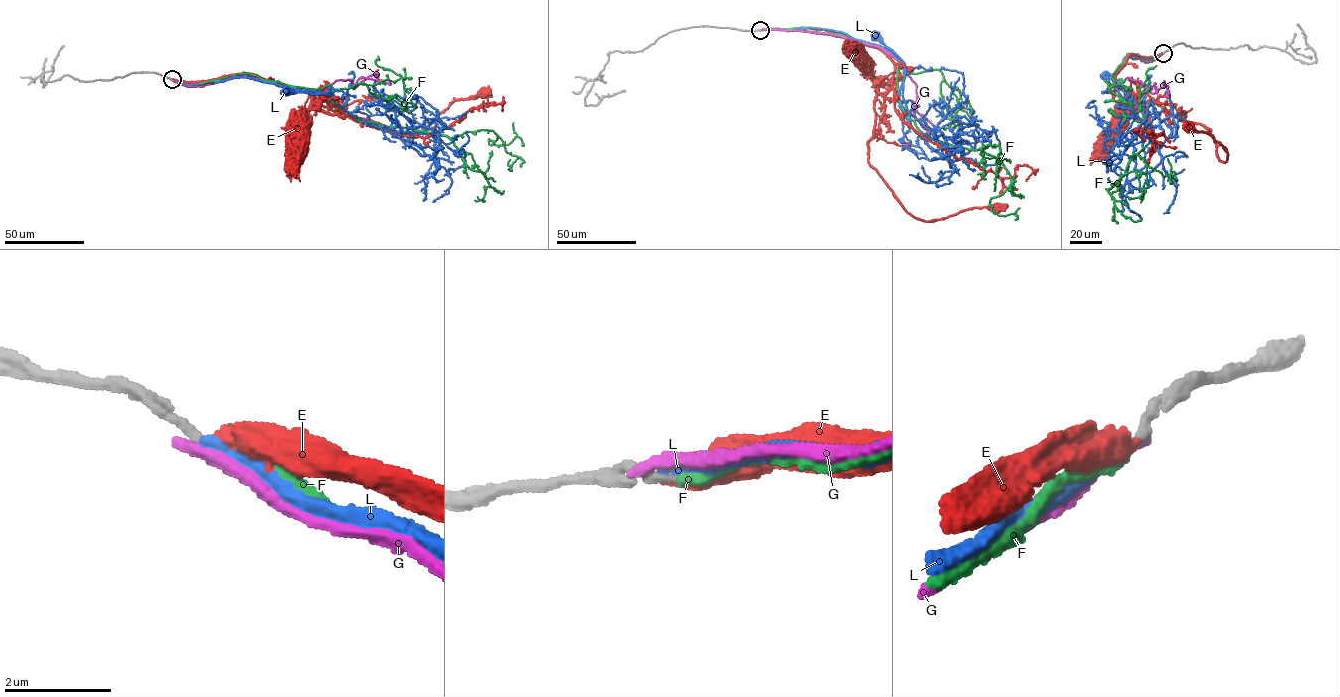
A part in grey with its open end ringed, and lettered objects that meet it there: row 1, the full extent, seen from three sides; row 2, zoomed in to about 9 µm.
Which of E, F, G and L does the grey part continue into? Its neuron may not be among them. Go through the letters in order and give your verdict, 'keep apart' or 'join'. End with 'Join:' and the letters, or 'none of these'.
E: keep apart
F: join
G: keep apart
L: keep apart
Join: F

